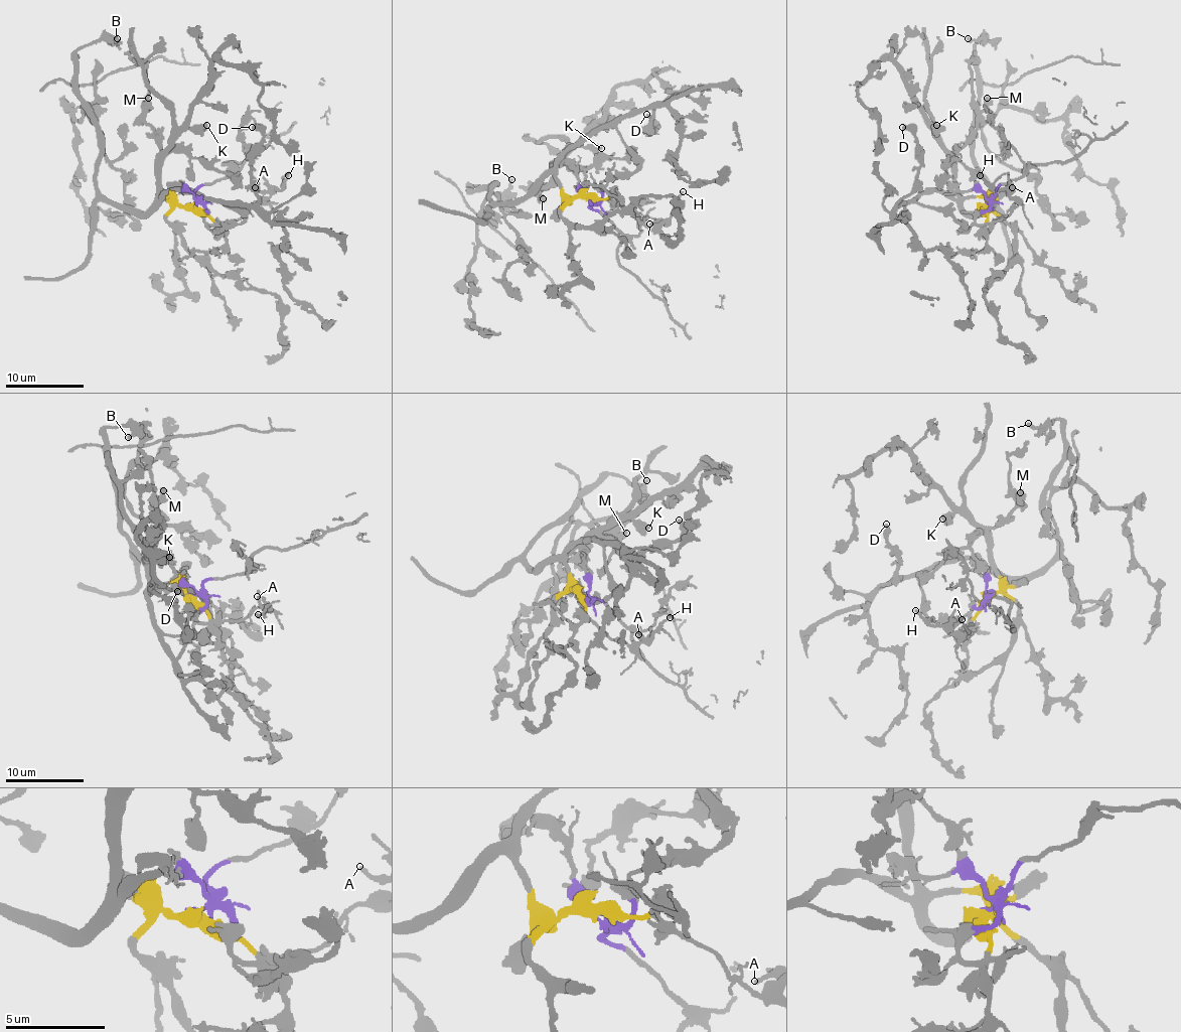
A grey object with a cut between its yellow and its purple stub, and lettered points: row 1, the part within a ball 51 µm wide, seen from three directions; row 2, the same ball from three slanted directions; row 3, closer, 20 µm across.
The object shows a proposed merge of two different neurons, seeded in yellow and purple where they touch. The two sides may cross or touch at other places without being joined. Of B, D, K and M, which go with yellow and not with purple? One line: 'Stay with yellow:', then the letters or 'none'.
Stay with yellow: B, D, K, M

